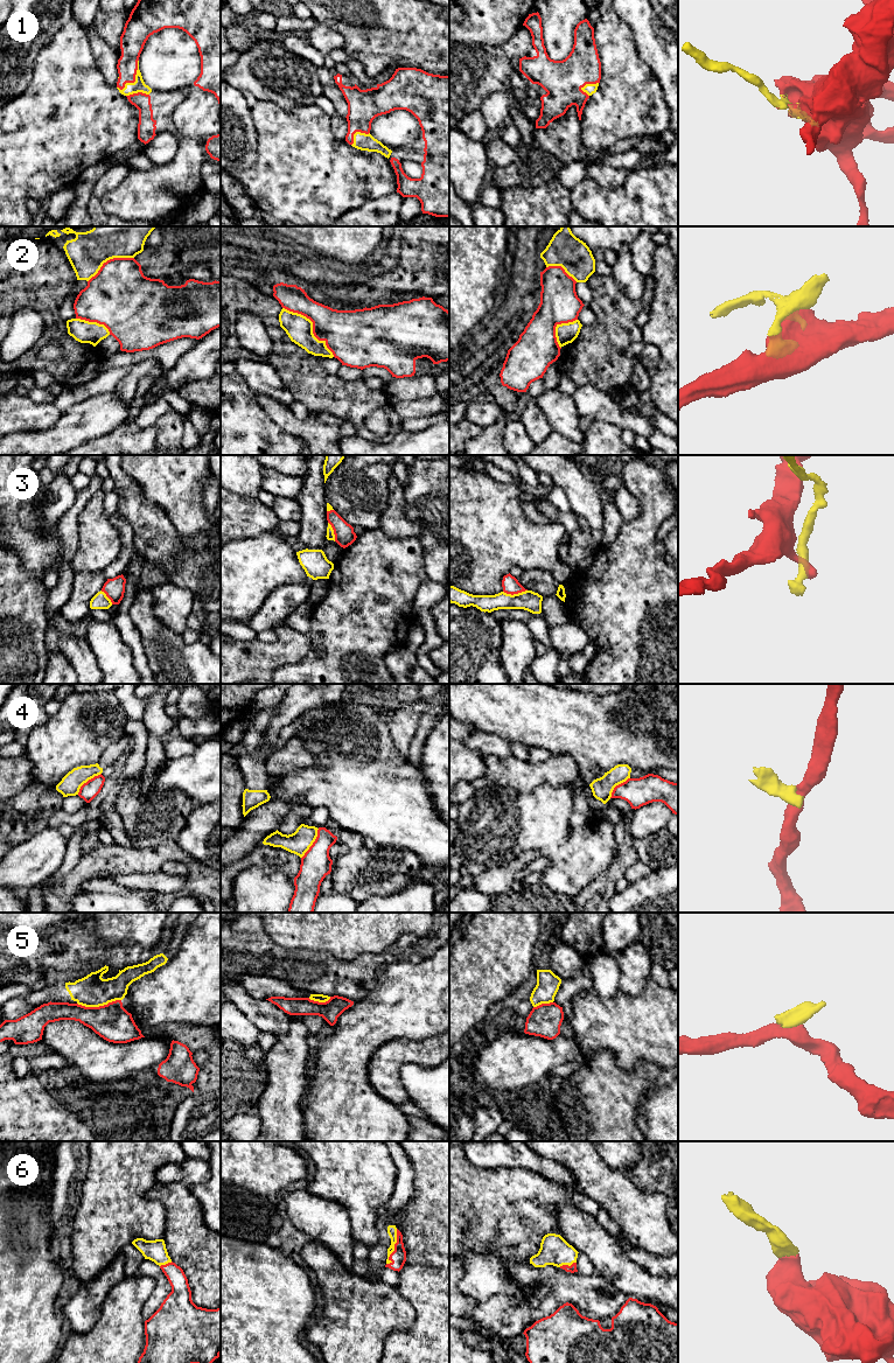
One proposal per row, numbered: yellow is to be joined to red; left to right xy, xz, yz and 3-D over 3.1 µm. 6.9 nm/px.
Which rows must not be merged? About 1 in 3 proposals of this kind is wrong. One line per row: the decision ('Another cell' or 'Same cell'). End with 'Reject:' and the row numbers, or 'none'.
1: Same cell
2: Another cell
3: Another cell
4: Another cell
5: Another cell
6: Same cell
Reject: 2, 3, 4, 5

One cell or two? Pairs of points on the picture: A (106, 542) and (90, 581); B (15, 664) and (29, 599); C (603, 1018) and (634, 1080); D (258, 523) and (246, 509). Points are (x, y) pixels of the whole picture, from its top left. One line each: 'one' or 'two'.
A: two
B: one
C: two
D: one

